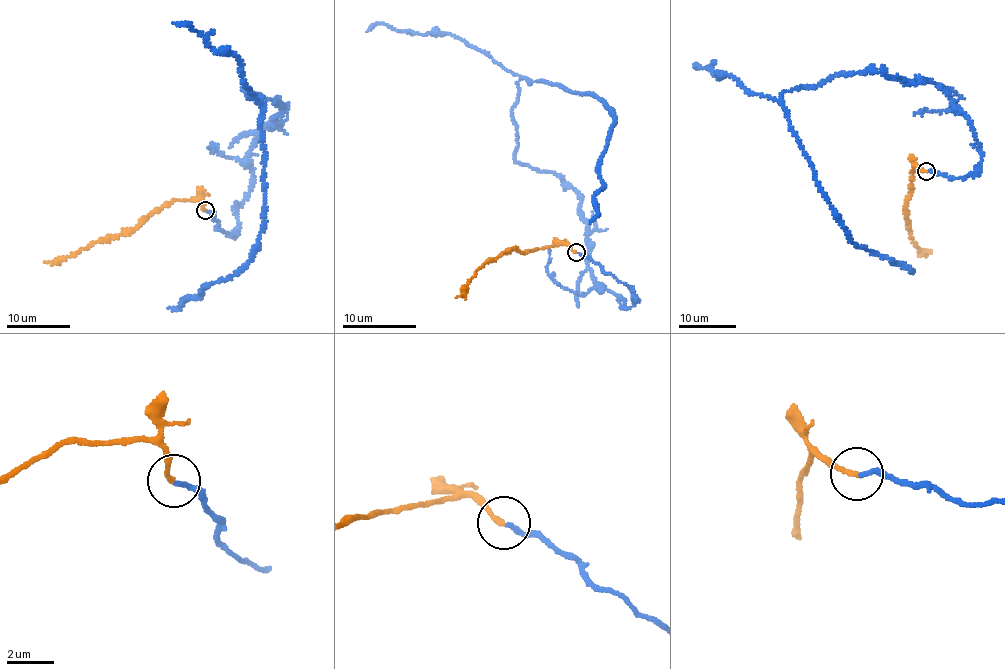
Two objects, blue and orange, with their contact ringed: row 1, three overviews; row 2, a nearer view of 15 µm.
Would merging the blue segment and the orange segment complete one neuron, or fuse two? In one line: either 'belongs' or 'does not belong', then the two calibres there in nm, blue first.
belongs | 200/200 nm

